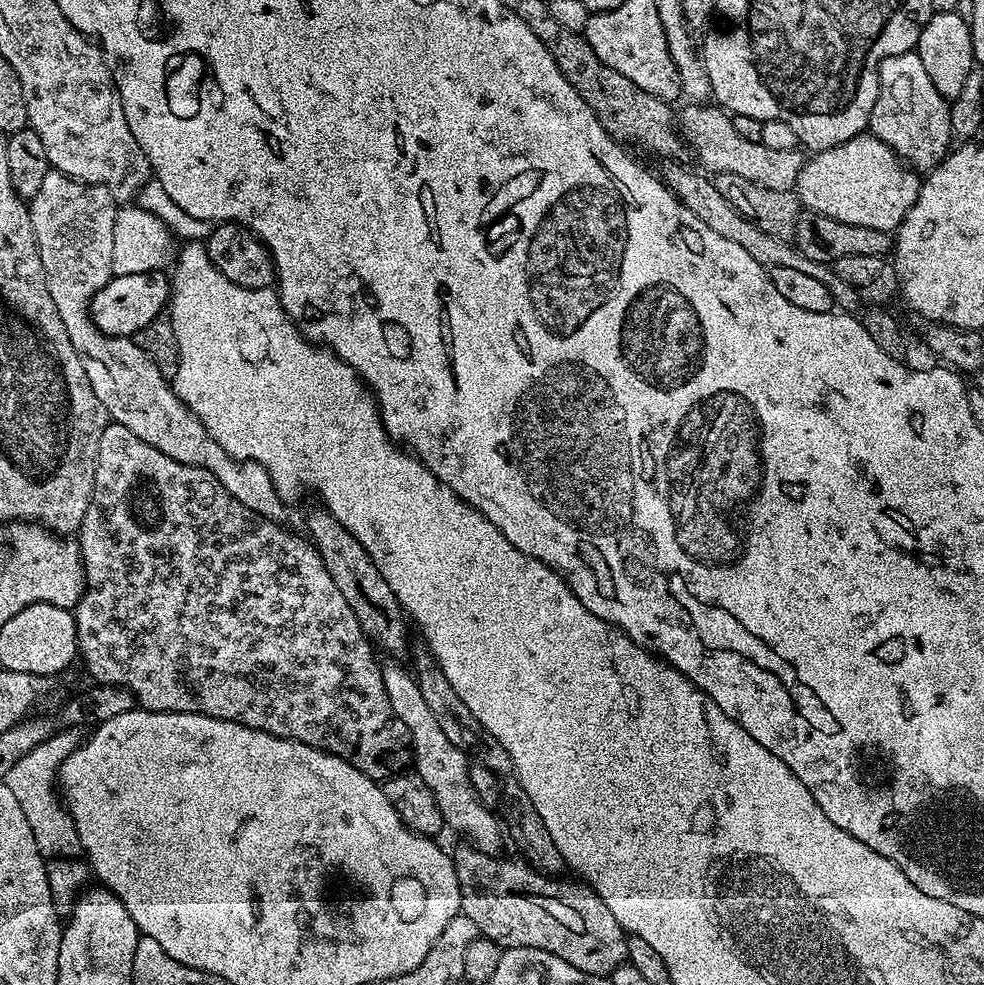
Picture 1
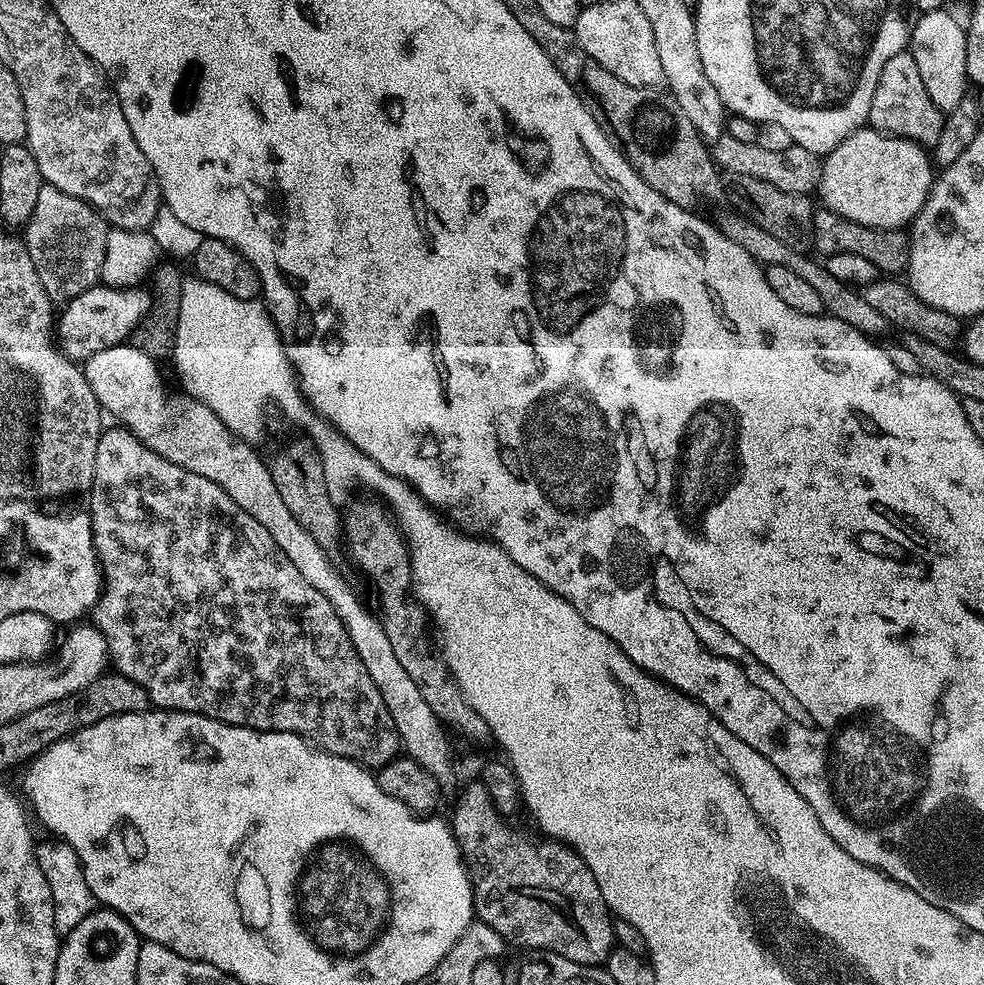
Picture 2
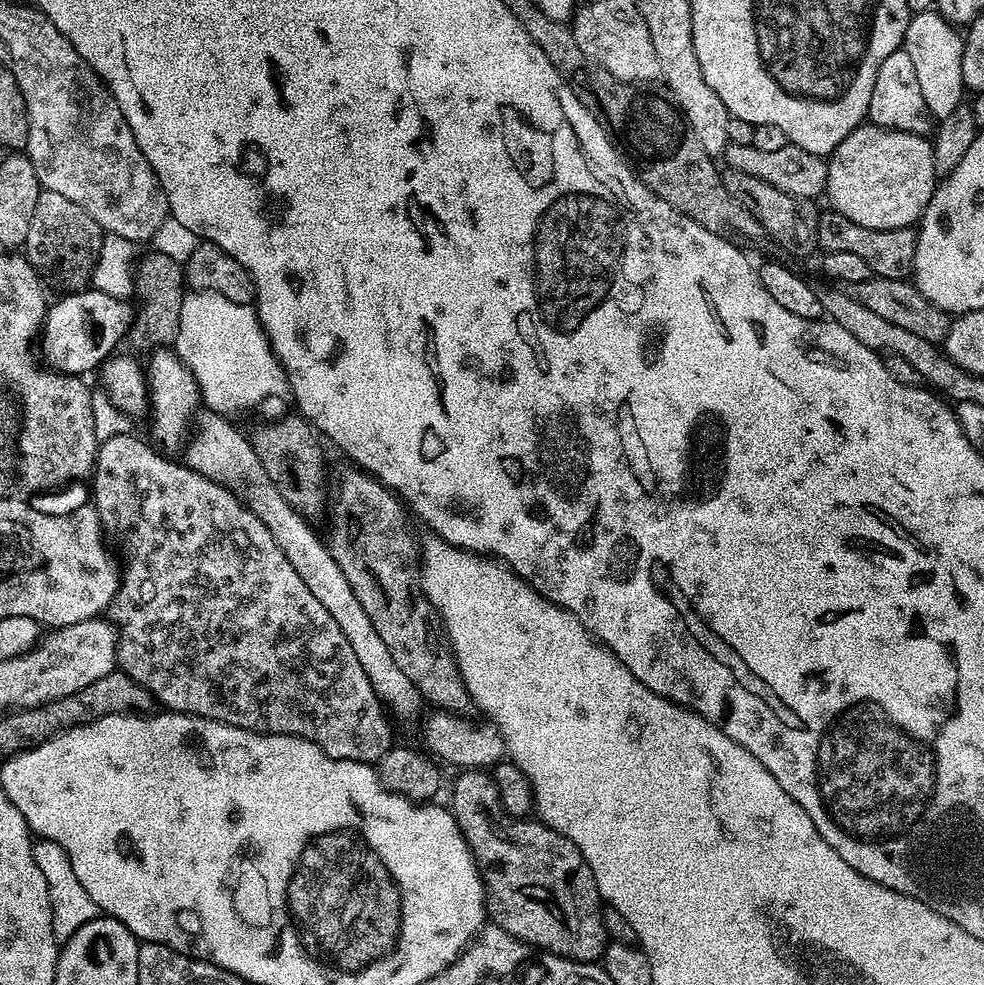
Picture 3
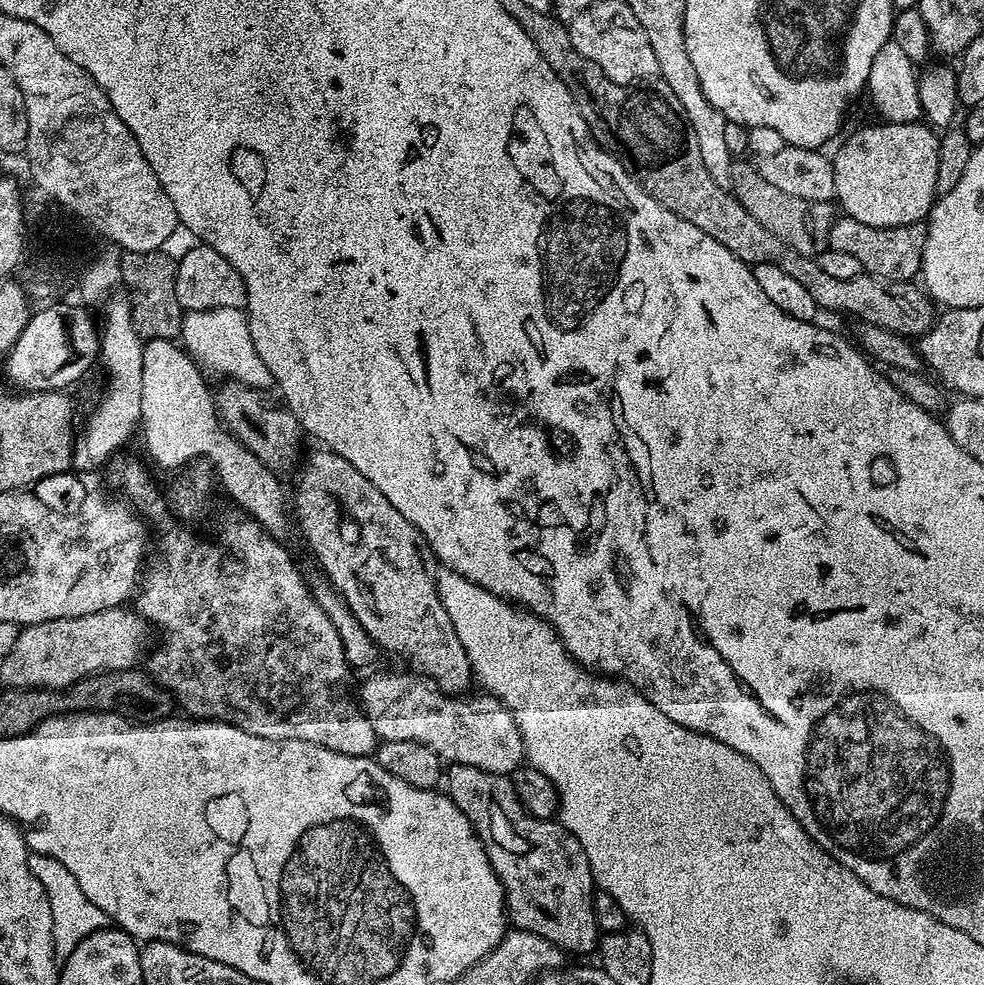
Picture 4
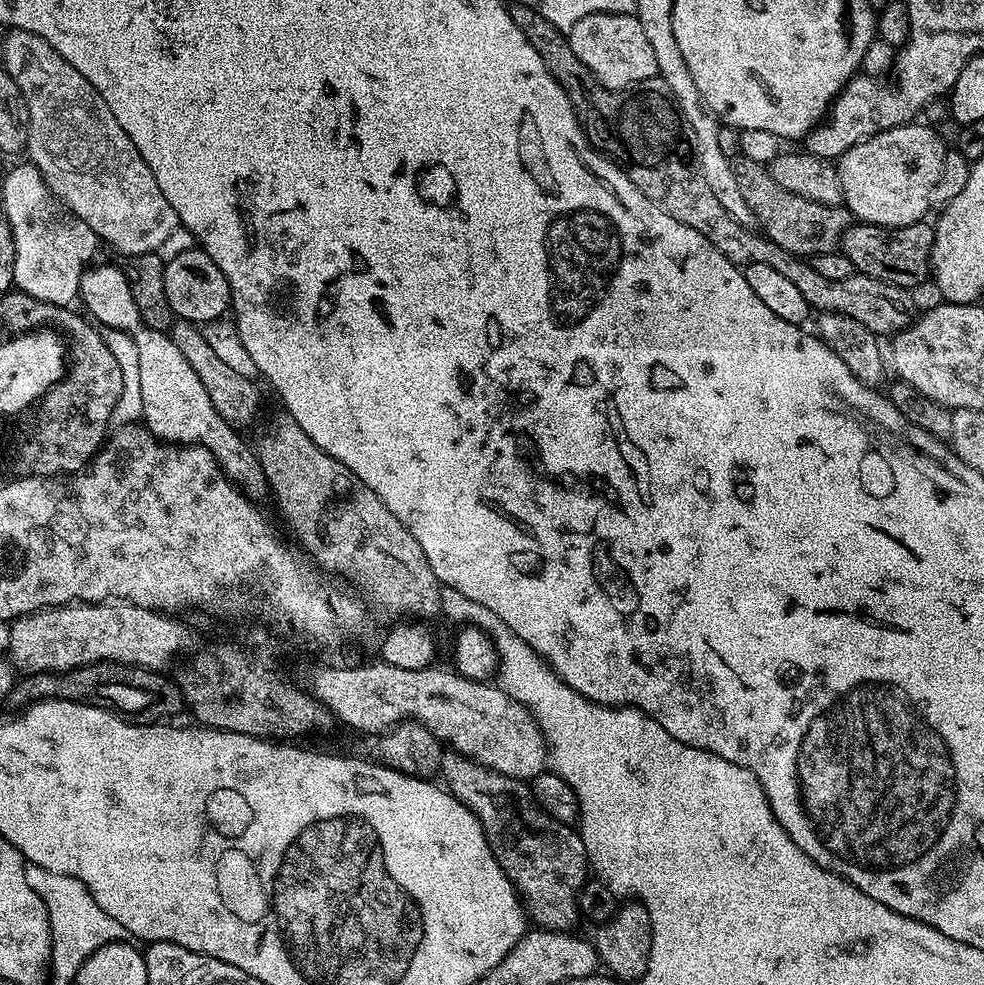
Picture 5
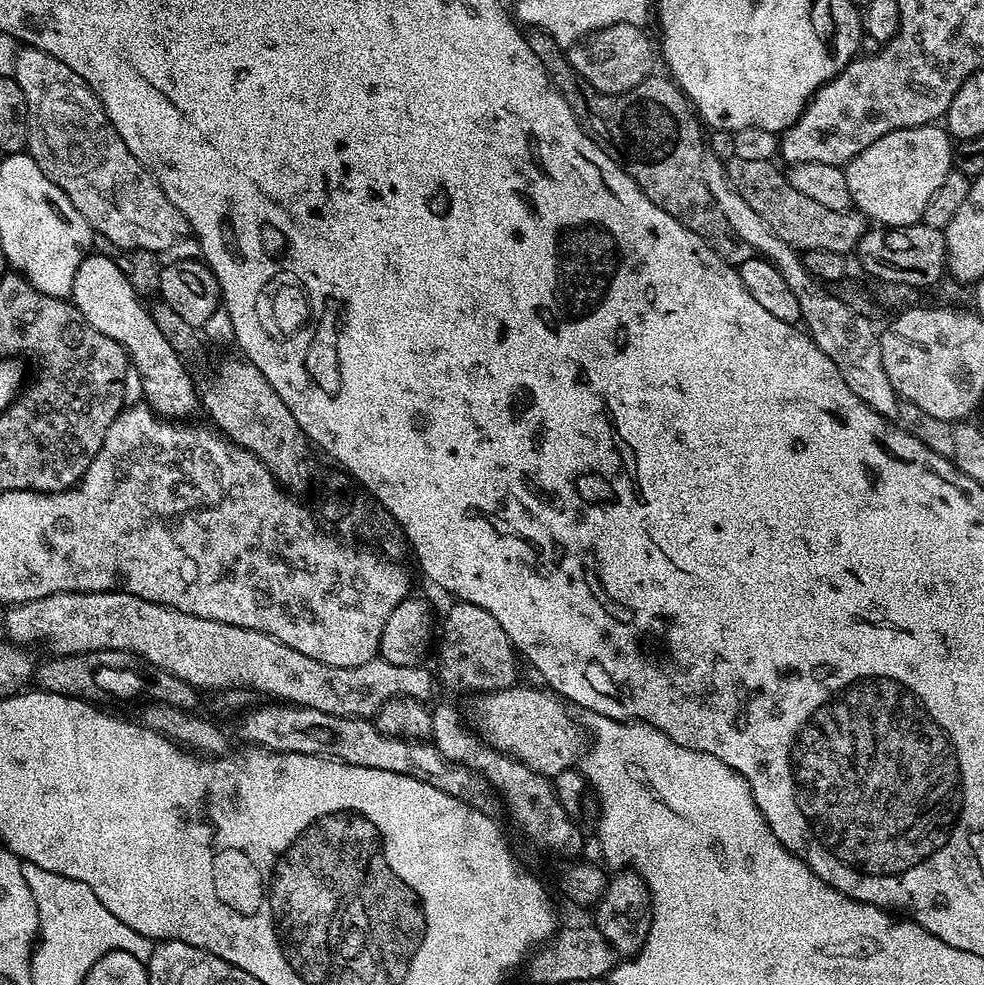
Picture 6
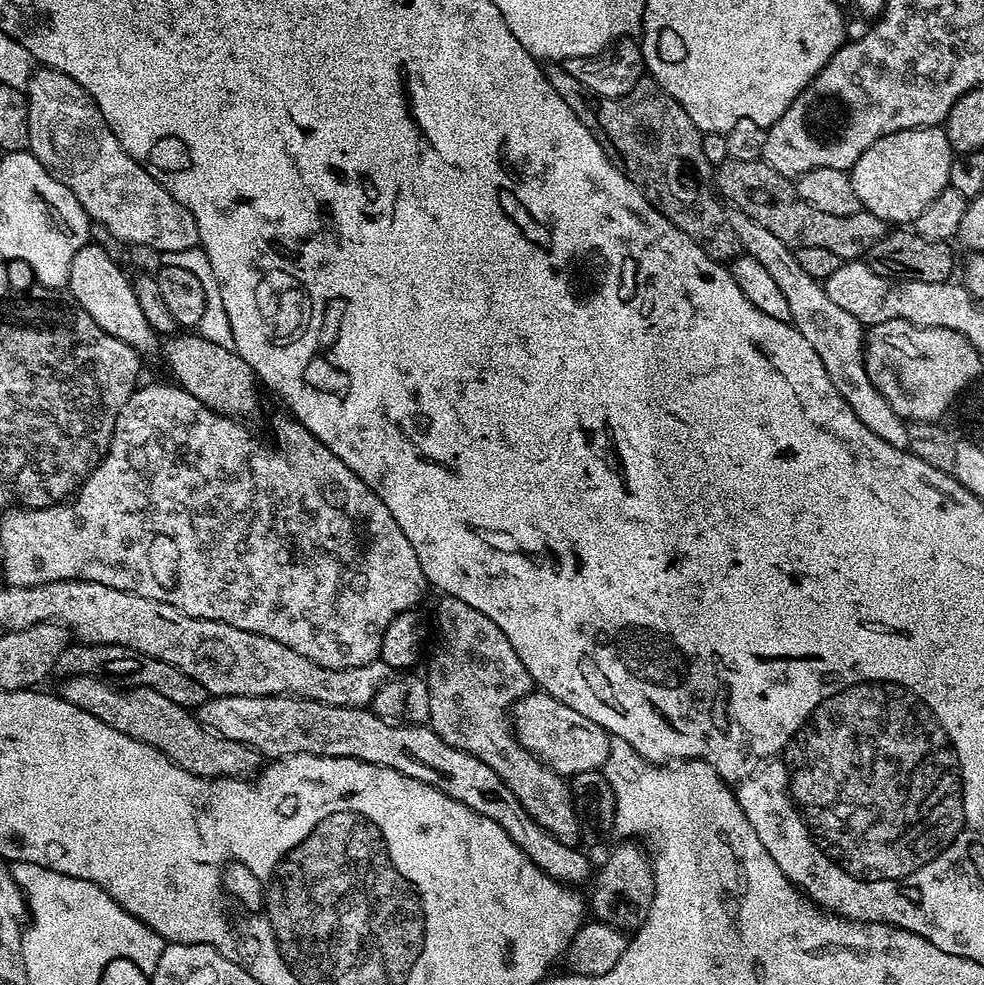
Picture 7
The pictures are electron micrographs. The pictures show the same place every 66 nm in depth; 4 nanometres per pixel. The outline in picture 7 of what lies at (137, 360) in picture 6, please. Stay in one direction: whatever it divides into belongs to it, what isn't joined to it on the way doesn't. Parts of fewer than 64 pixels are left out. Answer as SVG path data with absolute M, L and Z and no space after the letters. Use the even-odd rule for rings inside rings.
M84 244L82 250L74 254L74 262L70 262L67 291L76 299L78 306L82 306L82 310L86 310L86 314L90 314L90 318L102 326L102 330L112 332L114 338L122 338L126 346L141 354L152 352L155 348L157 351L158 334L150 322L146 322L146 314L142 314L138 298L134 298L129 273L97 244Z

